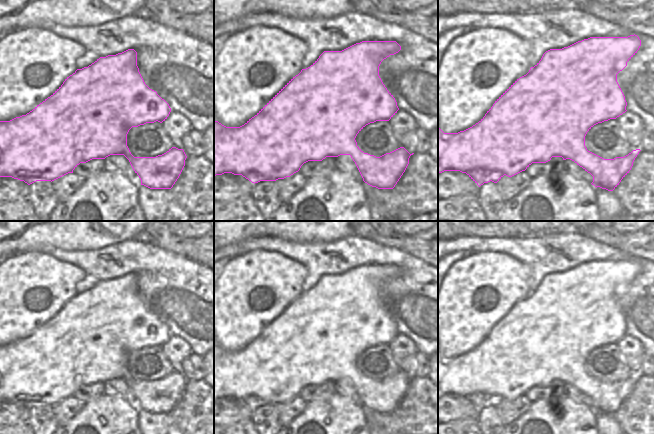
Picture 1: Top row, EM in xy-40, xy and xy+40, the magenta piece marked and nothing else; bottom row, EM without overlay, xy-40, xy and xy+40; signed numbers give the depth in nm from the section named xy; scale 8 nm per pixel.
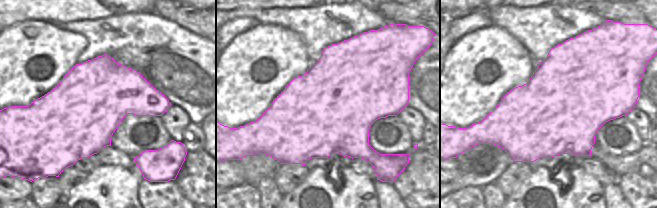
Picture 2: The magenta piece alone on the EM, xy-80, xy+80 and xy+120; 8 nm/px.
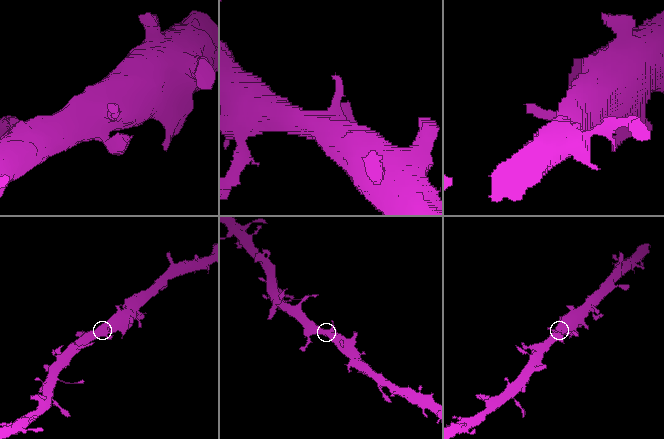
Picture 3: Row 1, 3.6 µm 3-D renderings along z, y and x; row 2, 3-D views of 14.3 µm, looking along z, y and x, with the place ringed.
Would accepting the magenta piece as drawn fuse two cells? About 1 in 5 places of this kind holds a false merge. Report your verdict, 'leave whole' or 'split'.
leave whole

